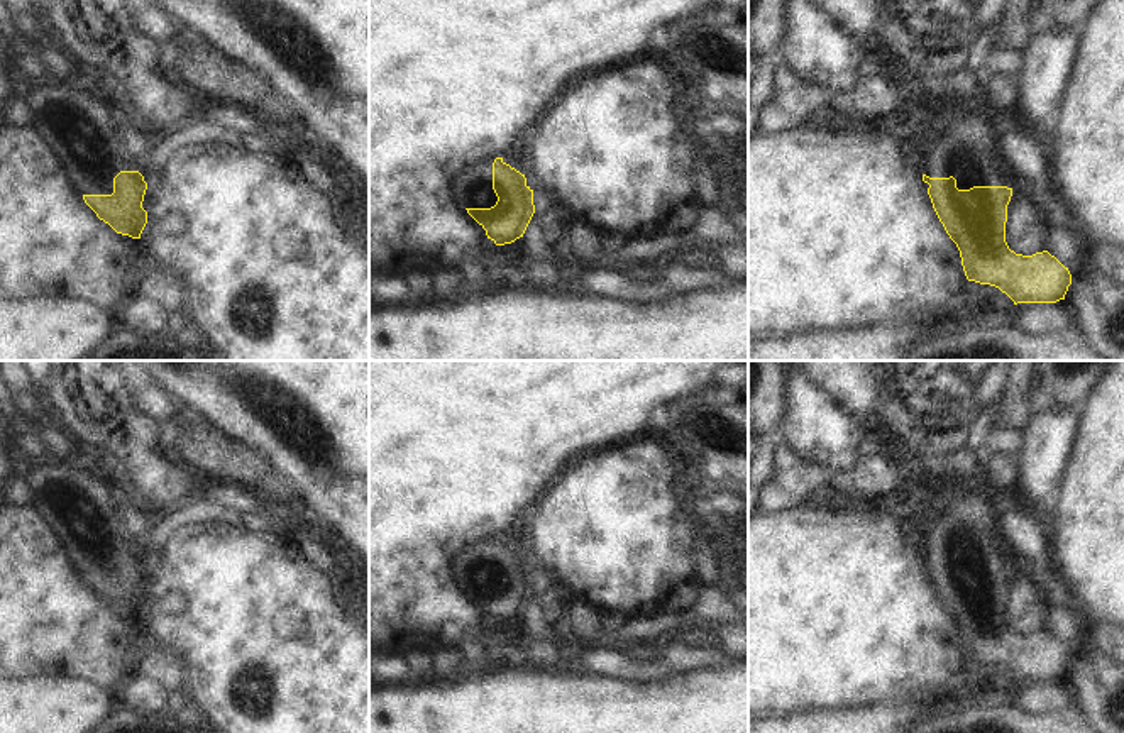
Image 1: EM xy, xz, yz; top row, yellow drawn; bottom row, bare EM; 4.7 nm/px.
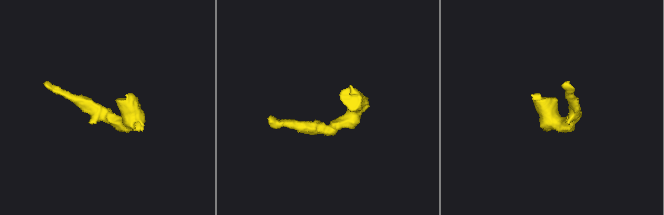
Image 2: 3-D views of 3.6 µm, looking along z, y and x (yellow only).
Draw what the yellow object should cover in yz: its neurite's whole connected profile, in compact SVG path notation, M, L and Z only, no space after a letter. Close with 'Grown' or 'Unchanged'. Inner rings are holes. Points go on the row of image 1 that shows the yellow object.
M961 115L955 125L955 154L939 157L936 144L924 141L919 149L923 181L933 208L950 239L956 244L968 281L990 284L1017 303L1056 303L1065 300L1072 274L1048 251L1016 254L1006 242L1007 205L1017 183L1011 161L999 159L987 124L975 115Z. Grown

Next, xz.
M503 157L471 163L452 178L455 203L486 230L491 245L523 237L533 213L533 190Z. Grown

